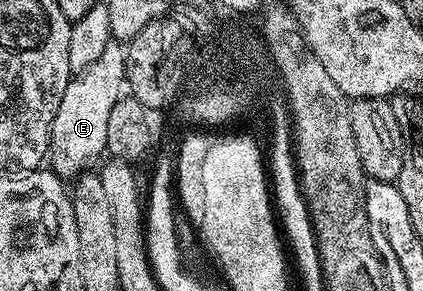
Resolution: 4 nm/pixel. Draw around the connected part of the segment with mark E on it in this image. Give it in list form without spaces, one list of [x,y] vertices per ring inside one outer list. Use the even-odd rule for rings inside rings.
[[[120,42],[110,43],[106,50],[102,50],[102,55],[98,62],[94,62],[94,66],[73,75],[68,81],[66,94],[62,94],[62,102],[58,102],[58,114],[54,114],[54,122],[50,126],[46,157],[51,171],[57,176],[75,178],[95,169],[108,152],[106,129],[110,127],[110,110],[114,102],[120,100],[126,84],[127,60],[125,45]]]

